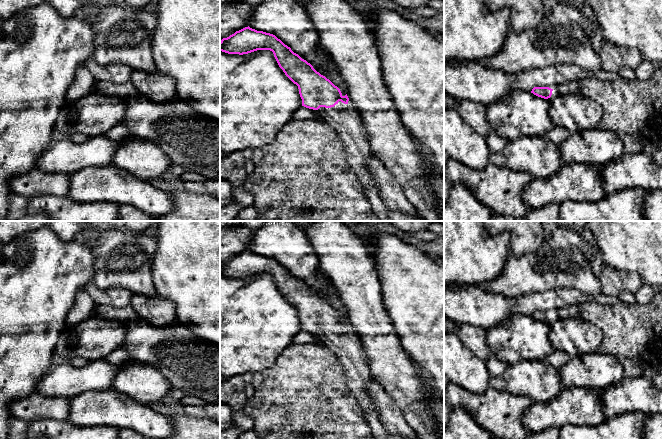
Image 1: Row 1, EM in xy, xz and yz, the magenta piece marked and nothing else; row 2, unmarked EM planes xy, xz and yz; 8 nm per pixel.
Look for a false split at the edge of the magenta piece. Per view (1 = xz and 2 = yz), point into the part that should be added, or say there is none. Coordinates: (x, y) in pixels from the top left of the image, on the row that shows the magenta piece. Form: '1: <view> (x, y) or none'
1: xz (347, 123)
2: none

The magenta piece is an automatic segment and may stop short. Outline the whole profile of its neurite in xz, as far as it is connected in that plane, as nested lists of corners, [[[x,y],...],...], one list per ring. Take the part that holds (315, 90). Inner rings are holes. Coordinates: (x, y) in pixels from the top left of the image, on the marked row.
[[[248,26],[220,41],[220,51],[228,54],[243,55],[257,50],[270,50],[273,52],[279,67],[298,86],[302,106],[316,110],[318,119],[328,123],[334,129],[344,144],[347,162],[355,171],[363,187],[364,195],[371,205],[372,213],[377,216],[378,221],[387,221],[389,209],[383,202],[380,190],[371,177],[368,167],[368,160],[372,157],[372,154],[367,141],[366,130],[357,111],[347,105],[349,101],[347,94],[343,96],[337,86],[317,72],[310,63],[294,53],[290,47],[273,34],[257,31]]]

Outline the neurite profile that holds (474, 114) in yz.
[[[457,101],[456,110],[463,120],[482,136],[494,134],[487,119],[486,106],[472,101]]]

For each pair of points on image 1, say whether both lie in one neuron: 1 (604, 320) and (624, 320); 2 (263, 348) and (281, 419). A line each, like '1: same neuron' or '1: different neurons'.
1: same neuron
2: different neurons

